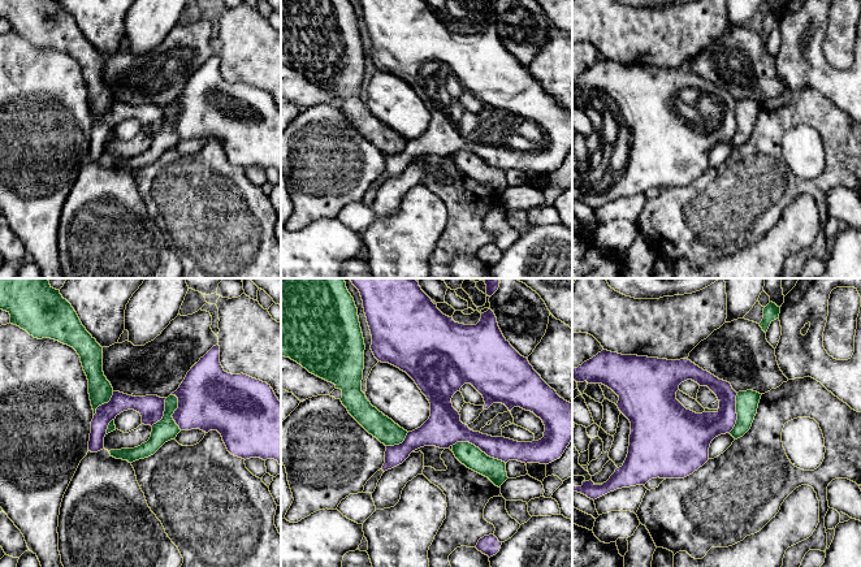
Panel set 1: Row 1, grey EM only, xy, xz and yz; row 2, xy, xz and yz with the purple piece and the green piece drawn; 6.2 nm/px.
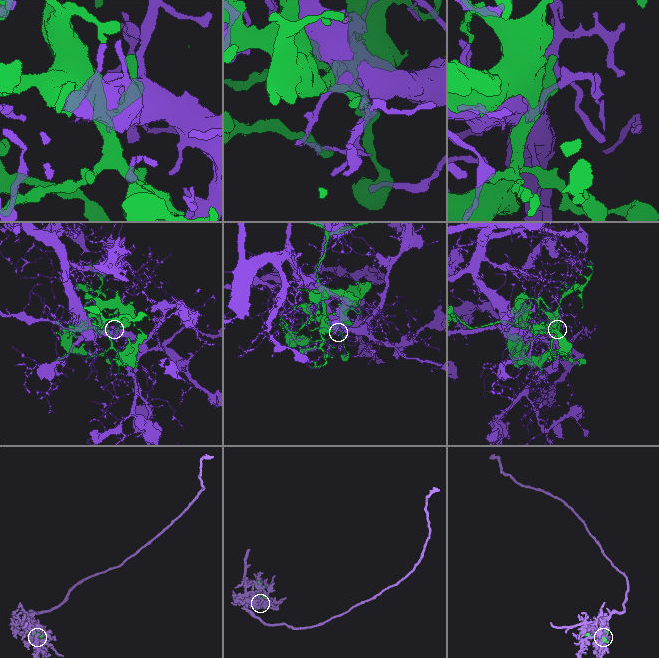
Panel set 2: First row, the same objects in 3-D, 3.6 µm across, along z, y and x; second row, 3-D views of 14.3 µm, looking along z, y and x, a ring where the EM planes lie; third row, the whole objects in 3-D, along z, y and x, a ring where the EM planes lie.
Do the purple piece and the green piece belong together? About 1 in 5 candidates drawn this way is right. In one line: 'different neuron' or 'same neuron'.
different neuron

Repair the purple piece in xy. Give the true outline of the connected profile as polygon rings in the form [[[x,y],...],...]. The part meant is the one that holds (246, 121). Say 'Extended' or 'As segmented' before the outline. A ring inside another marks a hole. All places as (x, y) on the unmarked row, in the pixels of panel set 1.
As segmented. [[[219,53],[200,66],[170,104],[178,107],[178,117],[172,126],[181,139],[217,139],[232,164],[245,169],[274,168],[281,174],[281,111],[267,91],[225,81]]]

